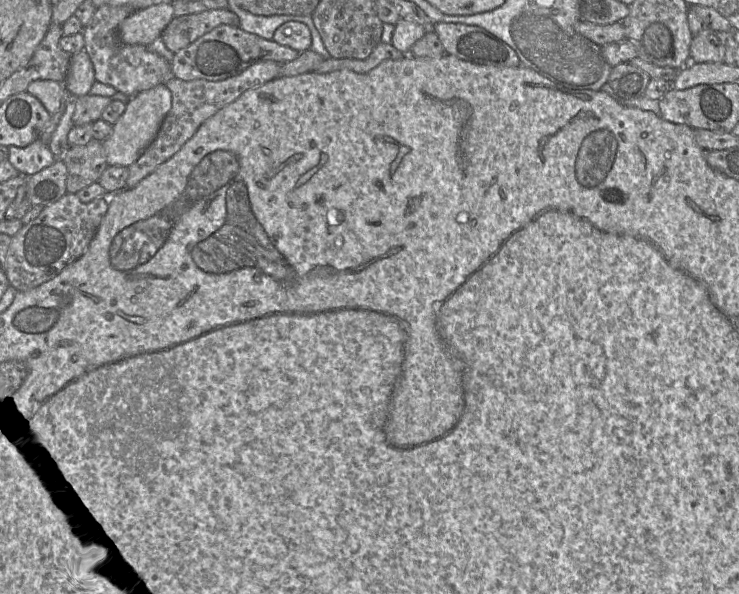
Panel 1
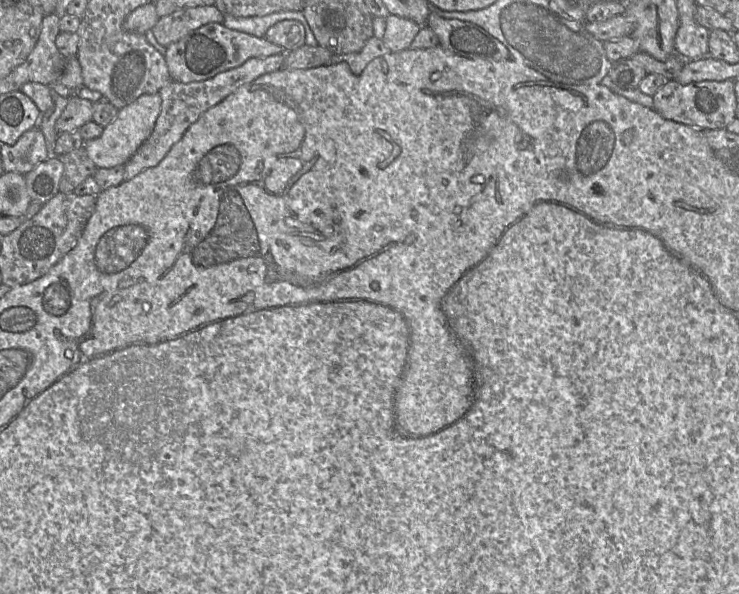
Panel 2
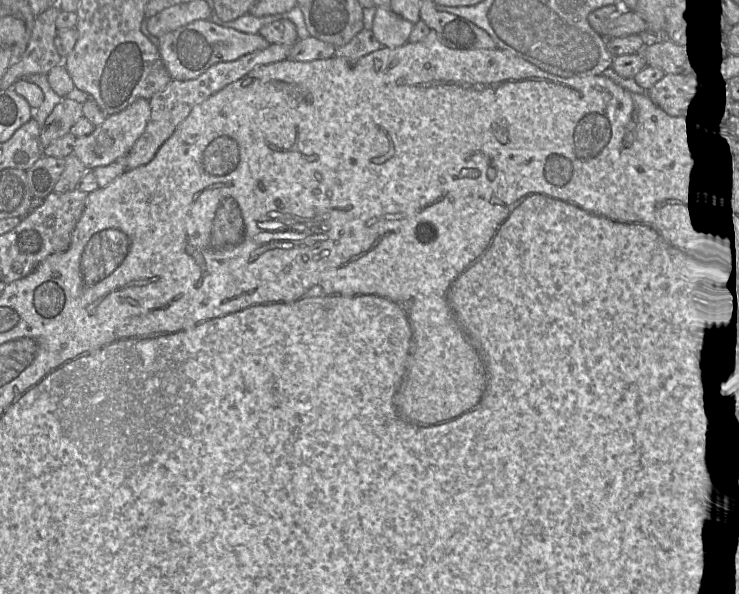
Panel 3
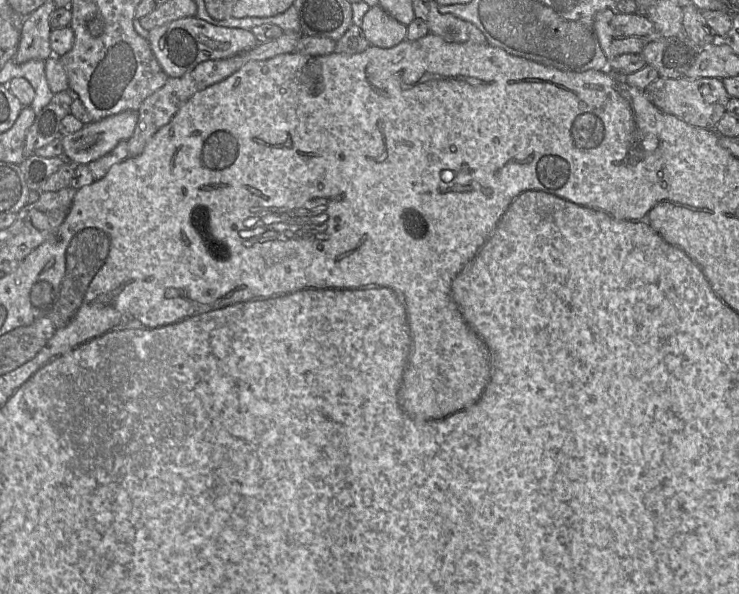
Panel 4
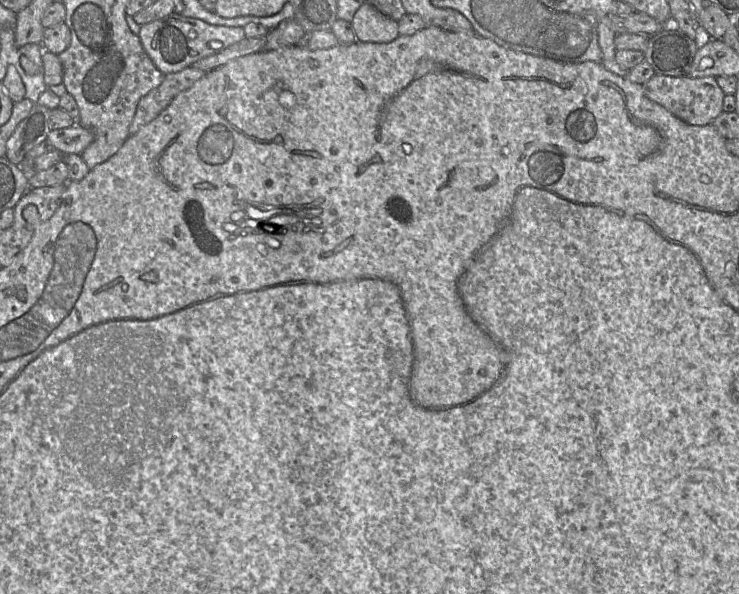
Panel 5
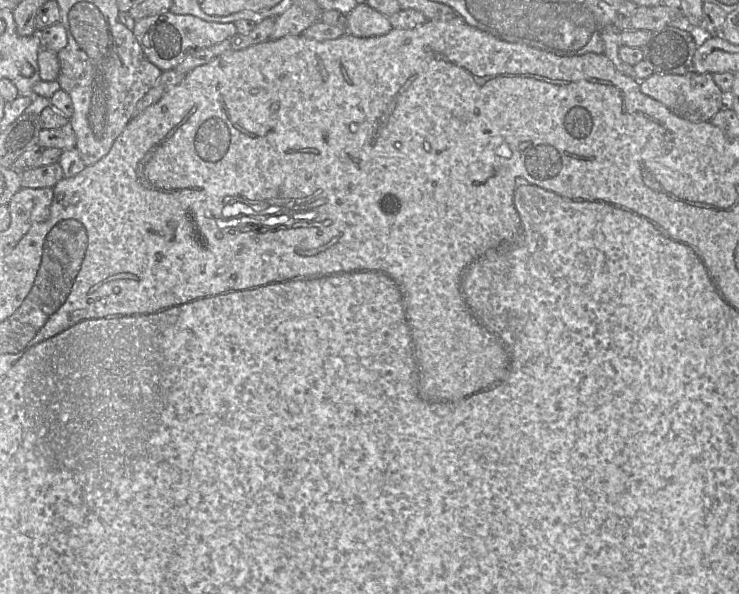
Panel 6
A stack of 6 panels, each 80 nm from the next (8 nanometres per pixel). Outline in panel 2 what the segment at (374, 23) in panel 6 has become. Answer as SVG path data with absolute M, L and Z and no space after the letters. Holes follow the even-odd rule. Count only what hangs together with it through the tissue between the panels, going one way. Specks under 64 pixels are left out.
M390 14L385 18L386 28L382 41L392 52L400 52L411 46L421 25L407 17Z

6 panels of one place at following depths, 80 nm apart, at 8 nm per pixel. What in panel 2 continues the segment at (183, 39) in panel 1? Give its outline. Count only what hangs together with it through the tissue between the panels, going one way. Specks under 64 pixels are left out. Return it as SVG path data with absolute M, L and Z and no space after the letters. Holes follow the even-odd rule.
M214 5L186 8L160 17L152 32L157 41L167 47L205 24L223 20L224 15Z

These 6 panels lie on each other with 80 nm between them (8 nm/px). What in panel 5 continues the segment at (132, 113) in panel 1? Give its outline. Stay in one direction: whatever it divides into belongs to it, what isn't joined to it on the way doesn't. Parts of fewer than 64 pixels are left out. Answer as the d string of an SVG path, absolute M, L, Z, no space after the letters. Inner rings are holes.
M79 124L64 129L53 129L49 132L46 142L64 155L78 154L93 142L94 134Z

